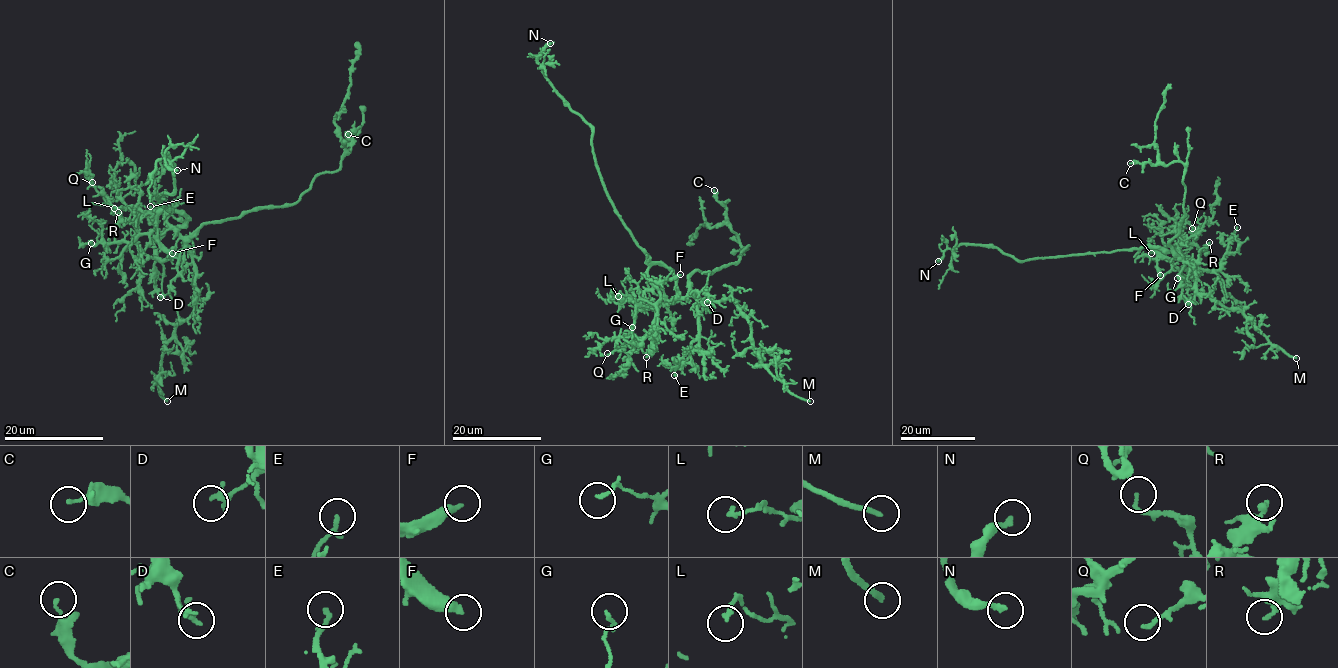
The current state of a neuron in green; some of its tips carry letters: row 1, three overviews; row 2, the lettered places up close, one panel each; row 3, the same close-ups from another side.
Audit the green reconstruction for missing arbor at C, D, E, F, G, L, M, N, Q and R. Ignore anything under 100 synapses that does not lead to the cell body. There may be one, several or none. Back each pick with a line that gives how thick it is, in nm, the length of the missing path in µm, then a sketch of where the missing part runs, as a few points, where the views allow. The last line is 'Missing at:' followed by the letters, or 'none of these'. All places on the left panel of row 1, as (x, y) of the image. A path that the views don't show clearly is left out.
M: Thickness 220 nm. Missing length about 80 µm
Missing at: M

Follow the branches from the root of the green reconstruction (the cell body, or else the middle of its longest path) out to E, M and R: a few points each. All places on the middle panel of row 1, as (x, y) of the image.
E: (679, 292), (683, 297), (692, 296), (696, 300), (699, 341), (691, 349), (689, 356), (679, 363), (674, 375)
M: (679, 292), (706, 302), (732, 301), (747, 319), (752, 348), (767, 370), (786, 389), (810, 401)
R: (679, 292), (657, 307), (657, 341), (646, 357)

